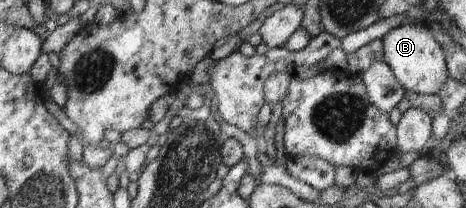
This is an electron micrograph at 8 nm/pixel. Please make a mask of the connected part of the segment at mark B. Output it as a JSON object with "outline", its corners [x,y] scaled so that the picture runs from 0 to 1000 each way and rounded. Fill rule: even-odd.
{"outline":[[[895,101],[865,106],[837,139],[820,183],[820,284],[841,332],[854,394],[871,438],[903,457],[940,457],[942,433],[964,370],[955,260],[948,226],[931,192],[914,111]]]}

